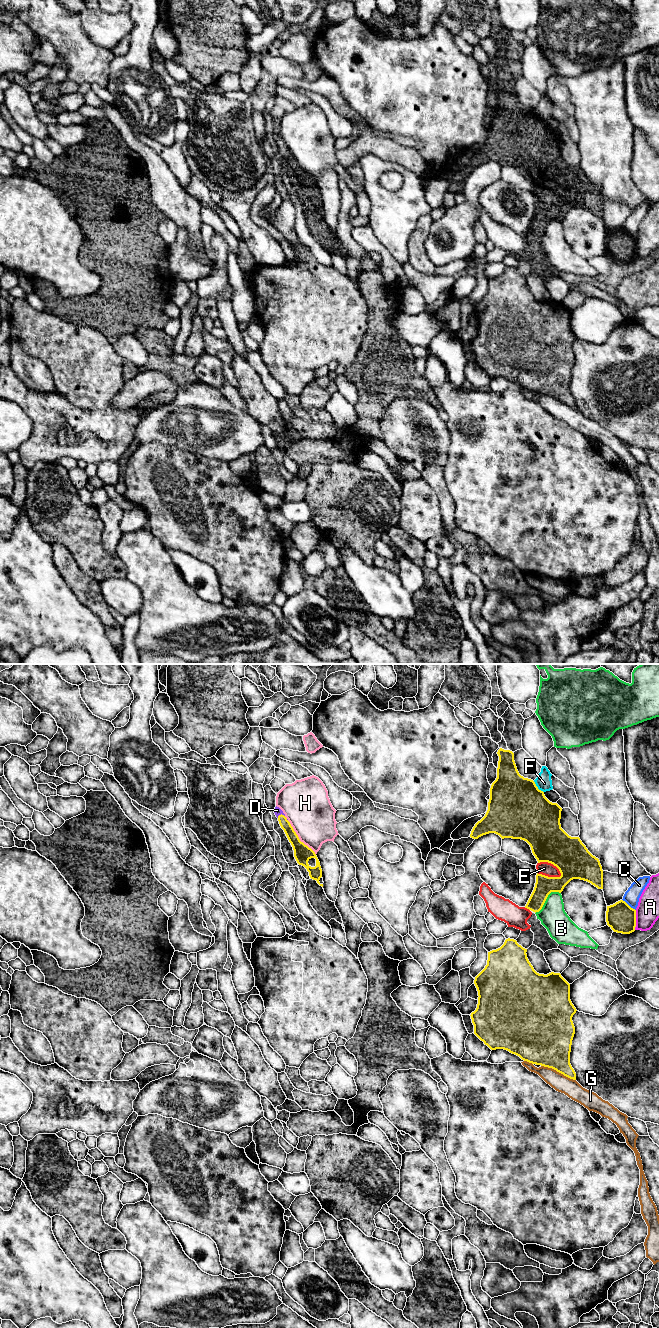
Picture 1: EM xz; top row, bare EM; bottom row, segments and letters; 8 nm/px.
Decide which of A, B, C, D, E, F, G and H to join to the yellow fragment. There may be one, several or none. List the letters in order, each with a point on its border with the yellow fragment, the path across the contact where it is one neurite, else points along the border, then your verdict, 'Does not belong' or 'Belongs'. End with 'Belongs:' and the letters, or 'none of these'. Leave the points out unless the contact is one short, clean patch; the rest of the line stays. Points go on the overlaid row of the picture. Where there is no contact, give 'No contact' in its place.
A: Touches yellow at xz (635, 920). Does not belong
B: Touches yellow at xz (546, 898). Does not belong
C: Touches yellow at xz (628, 905). Does not belong
D: Touches yellow at xz (281, 814). Path across: xz (293, 838), (281, 814), (277, 810). Belongs
E: Touches yellow at xz (551, 863). Does not belong
F: Touches yellow at xz (537, 787). Does not belong
G: Touches yellow at xz (558, 1071). Does not belong
H: Touches yellow at xz (298, 838). Does not belong
Belongs: D

